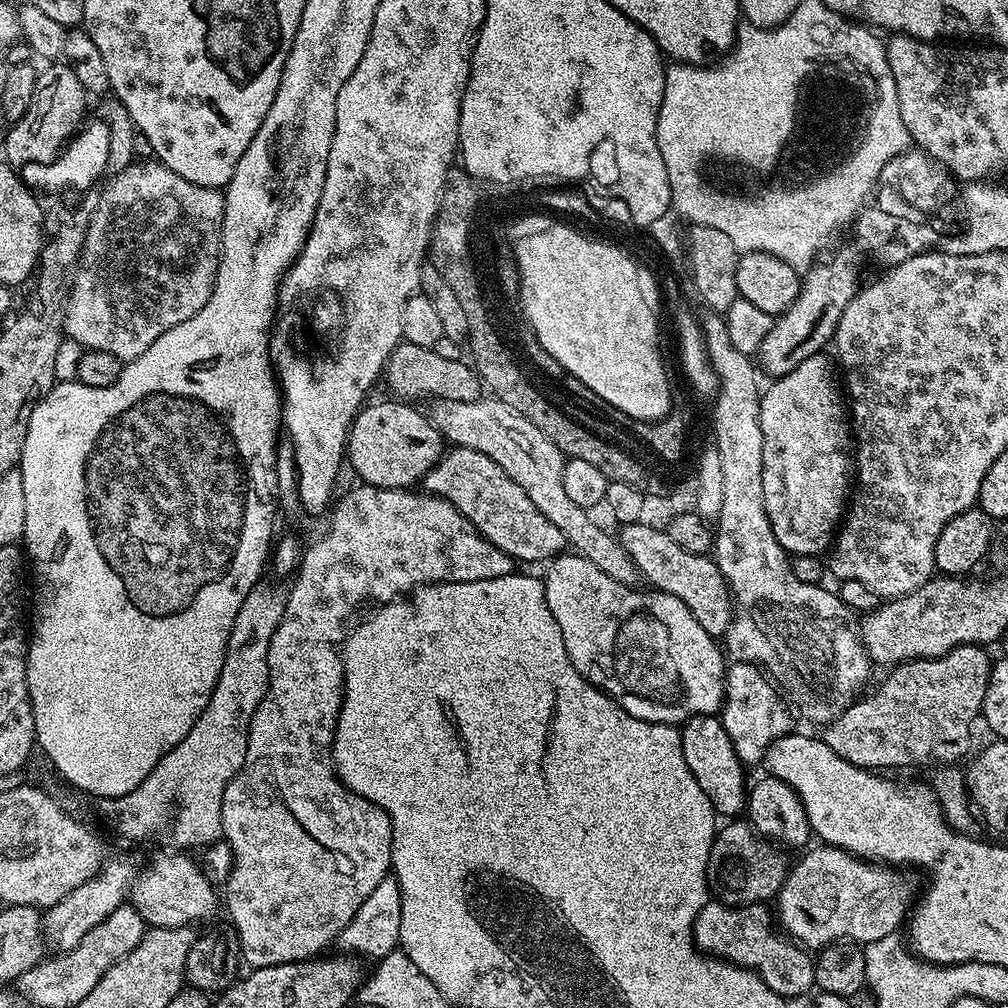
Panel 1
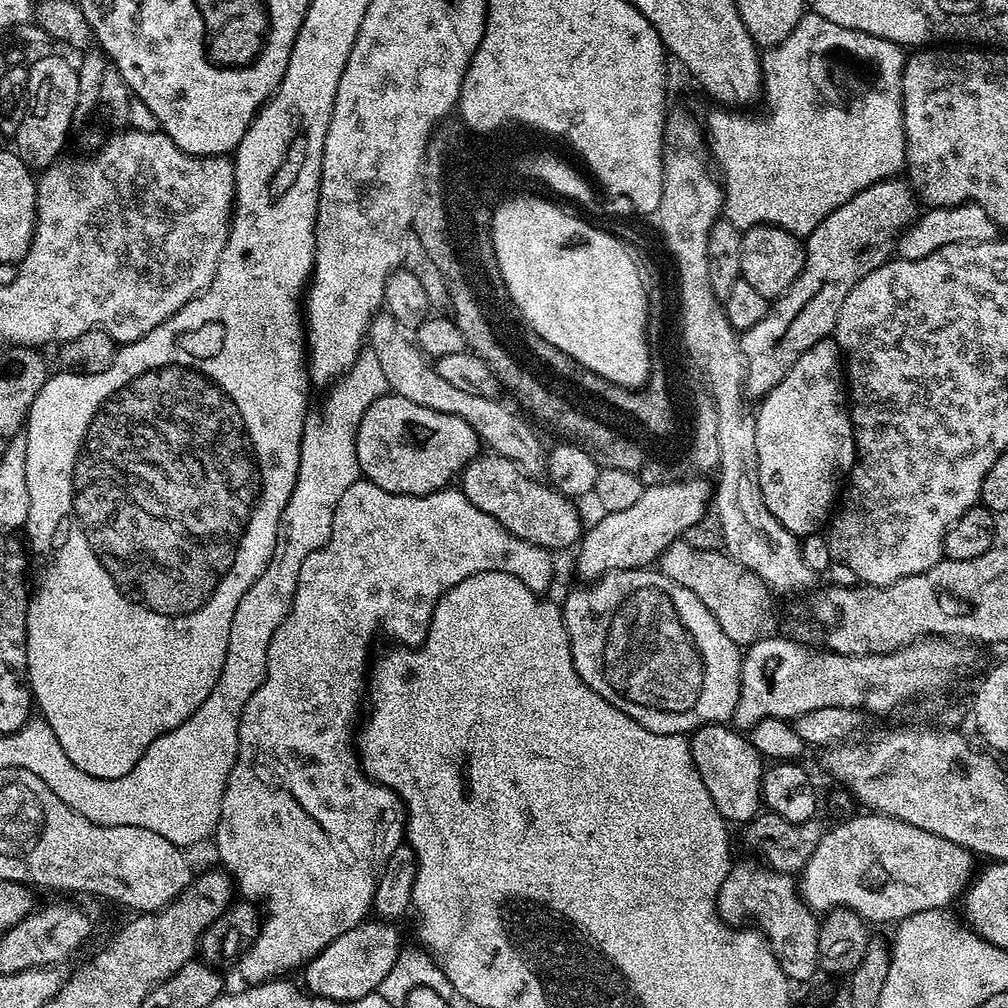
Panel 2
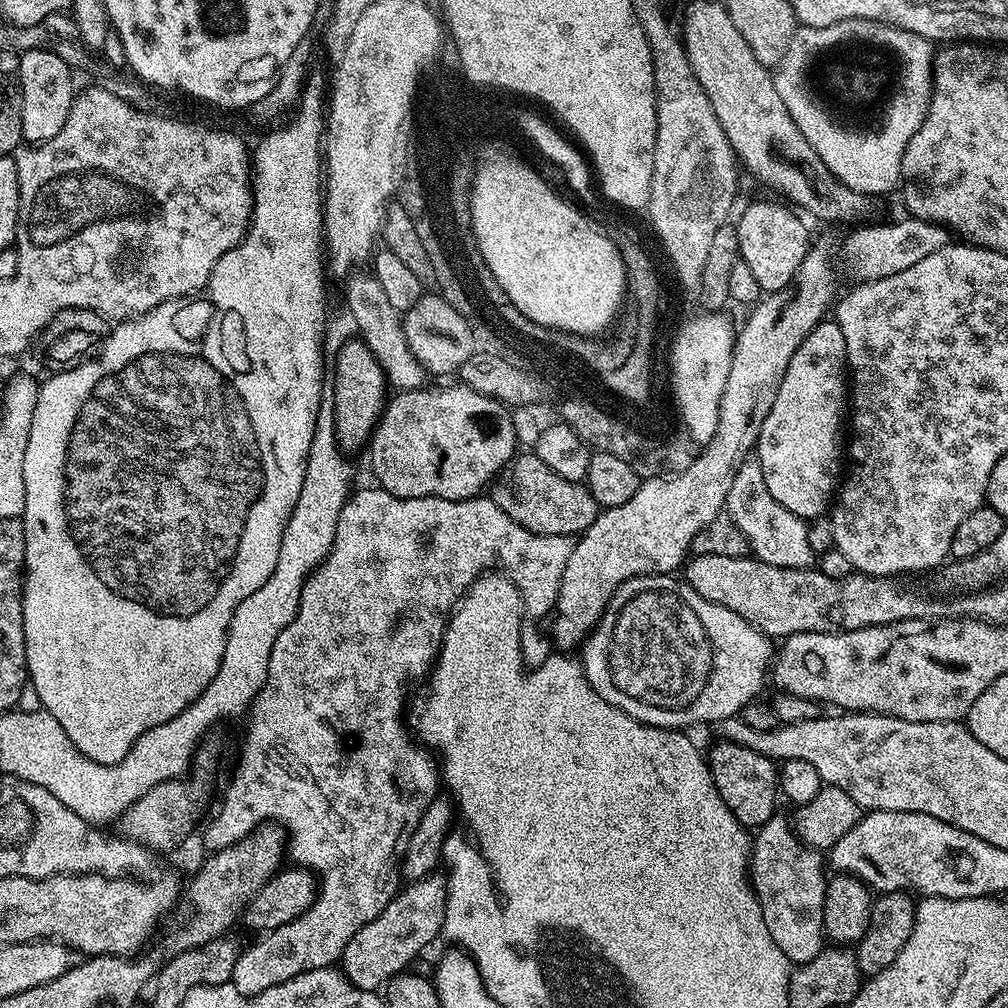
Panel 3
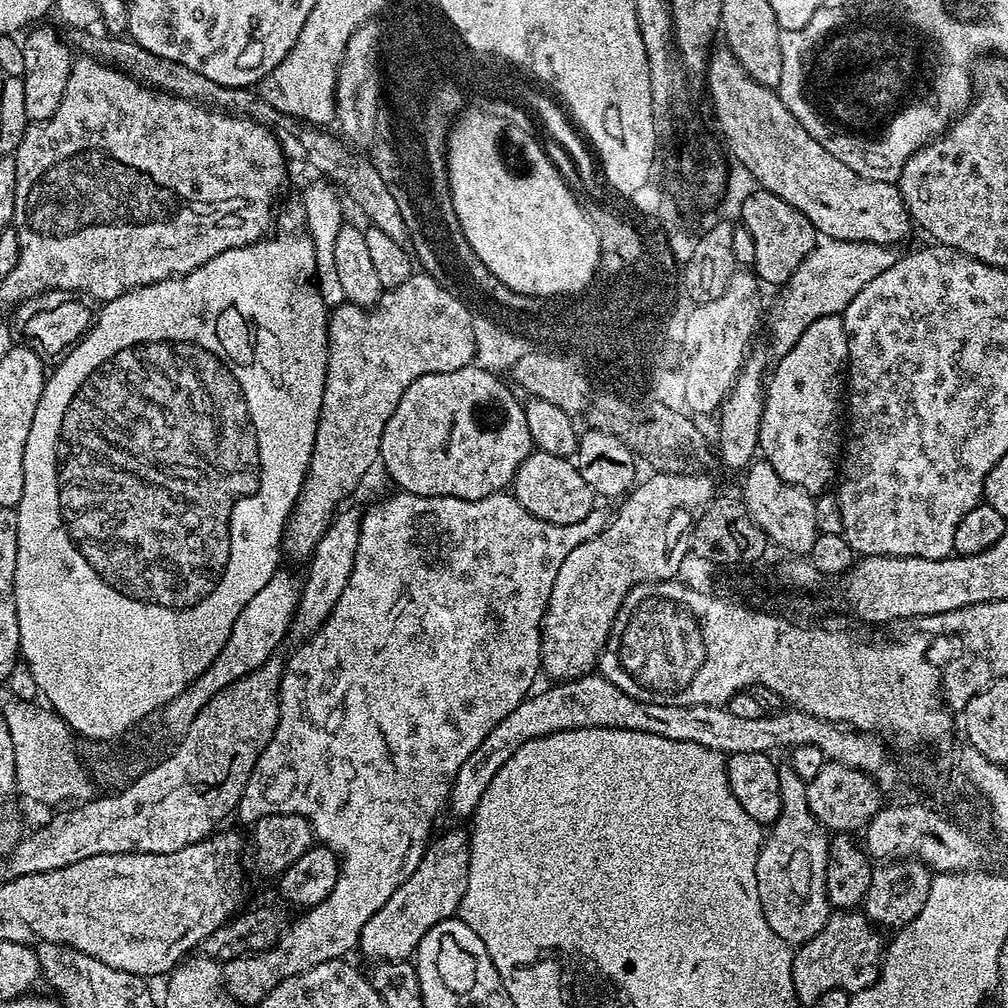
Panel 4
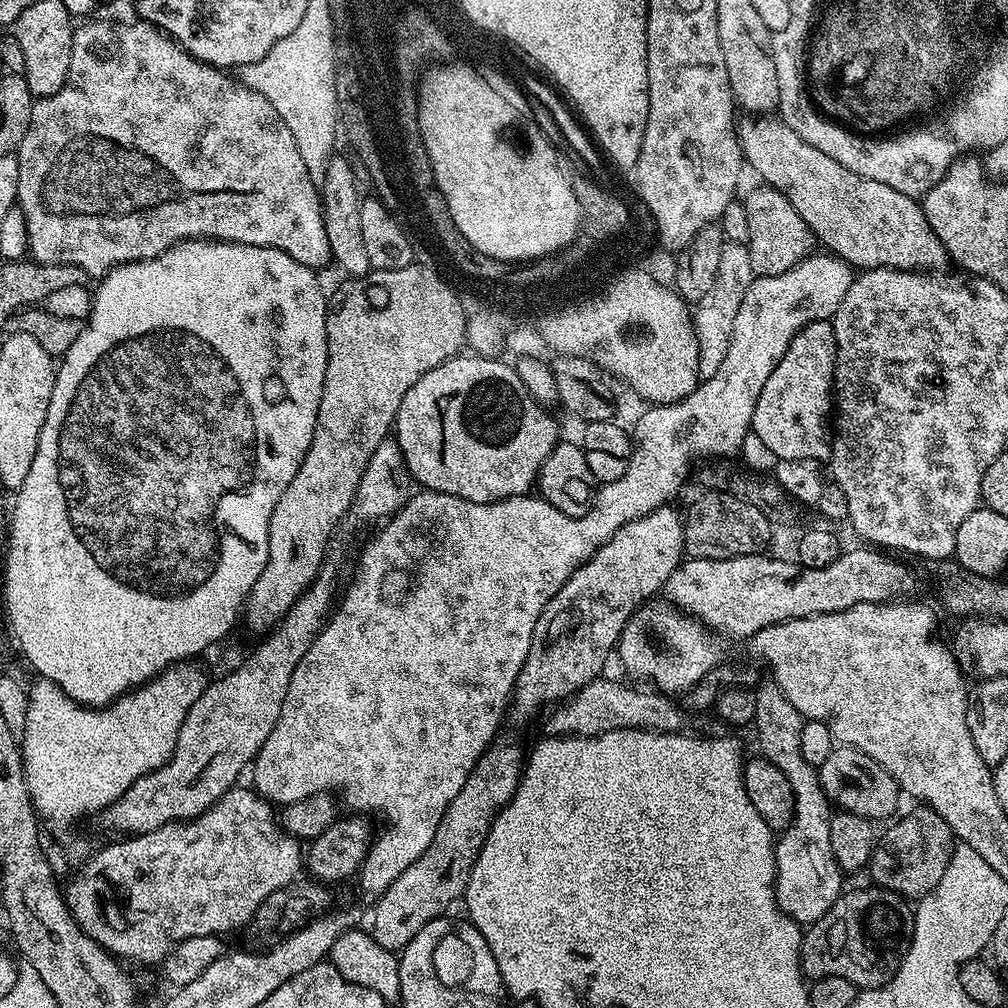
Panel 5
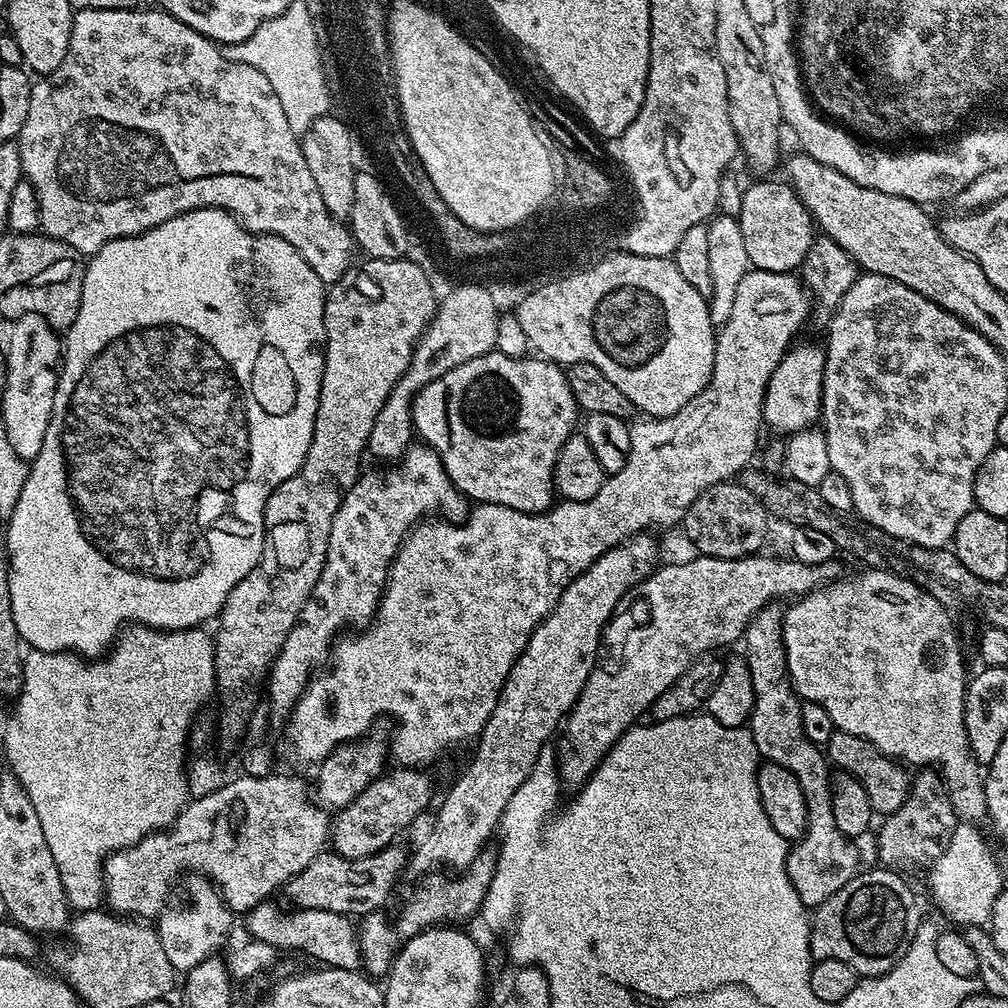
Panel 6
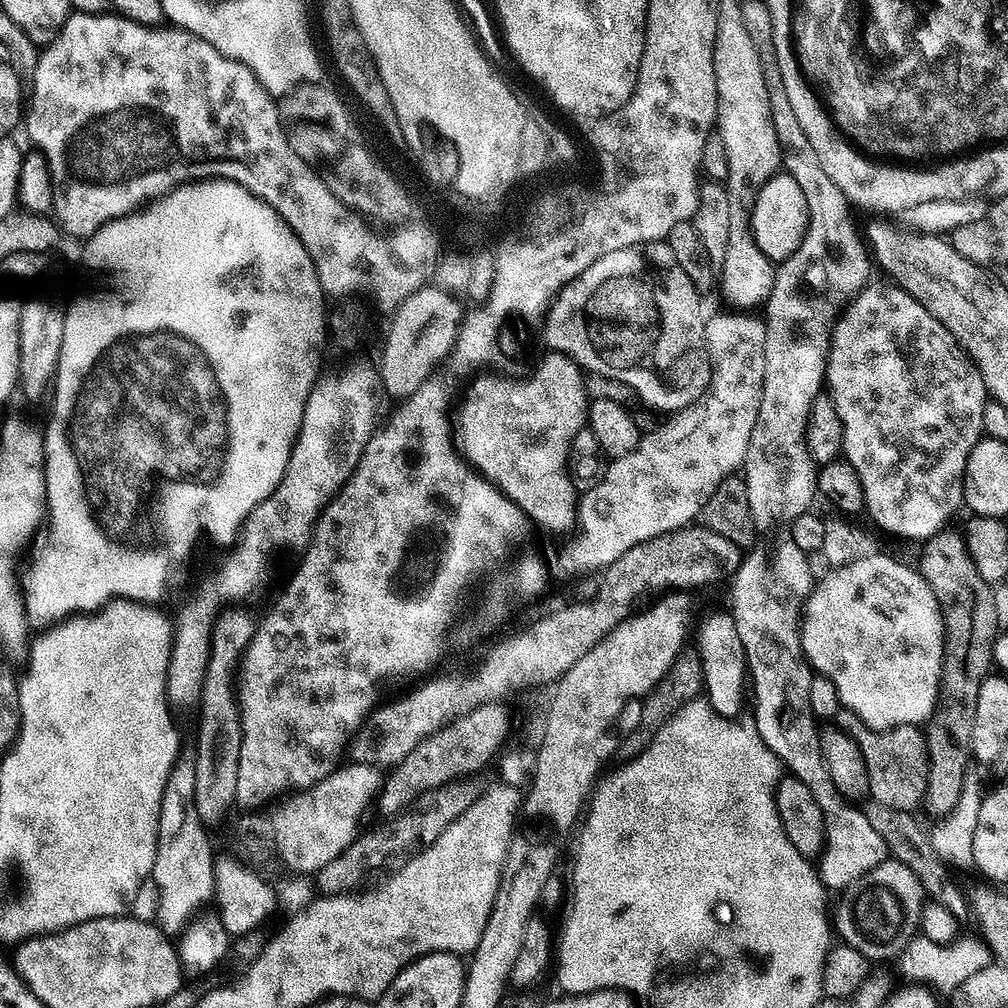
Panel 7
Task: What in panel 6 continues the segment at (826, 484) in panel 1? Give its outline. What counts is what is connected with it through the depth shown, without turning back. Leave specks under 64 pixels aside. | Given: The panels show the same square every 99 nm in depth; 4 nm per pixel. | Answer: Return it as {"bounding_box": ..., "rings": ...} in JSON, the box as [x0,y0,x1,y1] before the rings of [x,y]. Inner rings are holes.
{"bounding_box":[764,343,824,434],"rings":[[[793,343],[788,349],[766,386],[764,424],[783,434],[813,427],[822,416],[824,348],[821,345],[800,343]]]}

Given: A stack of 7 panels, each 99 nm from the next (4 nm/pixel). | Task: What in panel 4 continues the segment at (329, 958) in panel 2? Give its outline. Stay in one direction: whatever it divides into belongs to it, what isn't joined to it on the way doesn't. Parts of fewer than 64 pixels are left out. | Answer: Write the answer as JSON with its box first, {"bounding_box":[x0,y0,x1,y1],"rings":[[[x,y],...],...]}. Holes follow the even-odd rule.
{"bounding_box":[358,828,470,961],"rings":[[[452,828],[439,836],[440,833],[422,854],[418,870],[414,870],[414,874],[390,894],[386,906],[362,926],[358,948],[369,956],[369,961],[408,960],[415,953],[418,942],[426,938],[430,926],[438,926],[438,922],[451,920],[459,913],[462,894],[468,889],[470,836],[460,828]]]}

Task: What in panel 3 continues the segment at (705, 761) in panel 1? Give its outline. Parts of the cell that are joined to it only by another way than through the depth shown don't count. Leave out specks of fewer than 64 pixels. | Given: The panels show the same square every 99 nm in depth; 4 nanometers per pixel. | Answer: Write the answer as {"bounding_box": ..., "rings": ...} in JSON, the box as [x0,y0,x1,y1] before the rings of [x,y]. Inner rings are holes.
{"bounding_box":[707,738,778,830],"rings":[[[723,738],[717,739],[712,749],[707,749],[708,769],[714,778],[714,786],[718,794],[722,794],[722,802],[738,818],[743,828],[758,830],[769,818],[777,815],[778,801],[778,768],[768,756],[758,754],[746,746],[738,746]]]}

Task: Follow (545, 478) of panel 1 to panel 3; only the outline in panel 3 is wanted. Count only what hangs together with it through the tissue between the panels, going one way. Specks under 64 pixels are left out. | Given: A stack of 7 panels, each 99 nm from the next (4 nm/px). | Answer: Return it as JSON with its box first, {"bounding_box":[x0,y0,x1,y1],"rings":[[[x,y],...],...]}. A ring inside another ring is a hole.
{"bounding_box":[346,270,426,392],"rings":[[[360,270],[349,275],[346,283],[348,283],[346,292],[348,312],[352,315],[357,330],[360,331],[357,332],[359,339],[363,340],[364,345],[372,351],[376,361],[382,366],[389,385],[401,392],[425,387],[426,373],[416,355],[410,350],[410,342],[406,342],[402,313],[388,300],[378,278],[367,271]]]}

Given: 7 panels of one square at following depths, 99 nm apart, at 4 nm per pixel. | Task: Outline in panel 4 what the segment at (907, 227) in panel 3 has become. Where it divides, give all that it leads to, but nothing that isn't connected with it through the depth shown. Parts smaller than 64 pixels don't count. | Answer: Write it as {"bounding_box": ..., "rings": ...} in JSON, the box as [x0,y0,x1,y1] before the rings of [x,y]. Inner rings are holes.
{"bounding_box":[767,240,898,357],"rings":[[[829,240],[817,243],[810,254],[794,270],[794,274],[779,289],[780,292],[772,300],[772,309],[767,309],[768,340],[772,343],[773,357],[784,356],[798,338],[810,326],[810,322],[818,322],[818,318],[838,316],[843,313],[847,304],[866,286],[866,282],[874,282],[878,274],[890,270],[898,258],[895,247],[874,242],[850,242],[849,240]]]}

